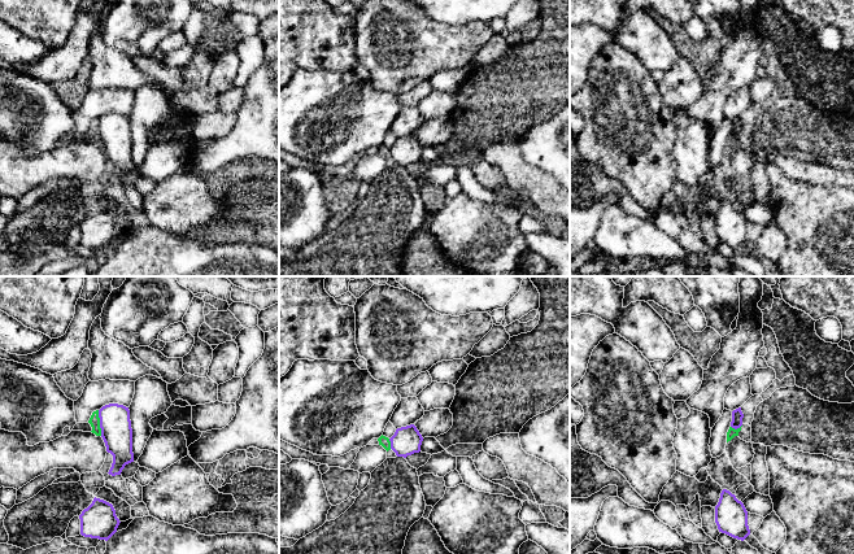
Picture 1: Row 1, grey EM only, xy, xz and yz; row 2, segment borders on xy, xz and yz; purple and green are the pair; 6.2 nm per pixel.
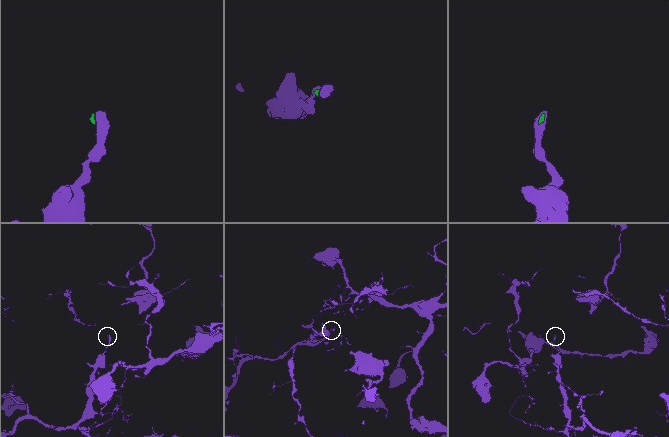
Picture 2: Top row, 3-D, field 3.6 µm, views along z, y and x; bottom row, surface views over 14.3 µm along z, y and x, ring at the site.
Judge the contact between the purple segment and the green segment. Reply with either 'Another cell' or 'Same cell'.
Another cell

